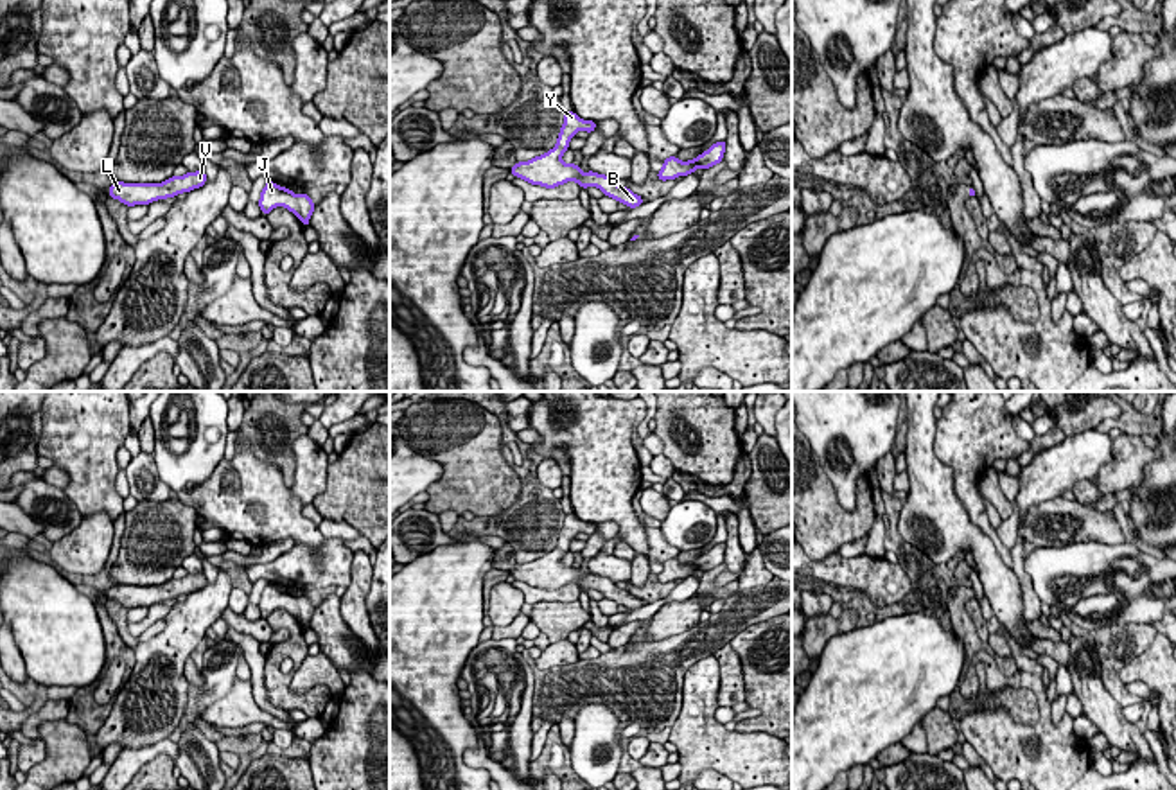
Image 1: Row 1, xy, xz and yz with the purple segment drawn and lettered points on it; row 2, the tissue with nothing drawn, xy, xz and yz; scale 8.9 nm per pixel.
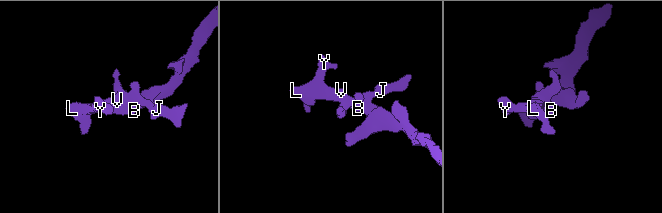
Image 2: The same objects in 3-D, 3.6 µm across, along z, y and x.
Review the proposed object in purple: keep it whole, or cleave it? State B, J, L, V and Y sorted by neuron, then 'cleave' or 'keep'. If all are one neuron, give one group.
B J L V Y | keep

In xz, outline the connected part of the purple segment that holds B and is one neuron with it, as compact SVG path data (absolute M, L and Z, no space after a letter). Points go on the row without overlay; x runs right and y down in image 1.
M566 514L555 549L528 564L515 566L510 571L512 576L531 587L540 587L546 591L576 584L582 591L600 591L605 598L616 601L618 605L625 605L628 610L641 609L643 600L634 596L628 589L619 589L612 580L592 573L584 576L580 567L562 564L562 557L569 551L571 540L578 533L592 535L594 531L594 522L584 522L575 514Z

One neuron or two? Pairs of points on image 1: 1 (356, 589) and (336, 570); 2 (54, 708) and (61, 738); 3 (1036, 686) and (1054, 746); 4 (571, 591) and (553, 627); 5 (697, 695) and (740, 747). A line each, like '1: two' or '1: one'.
1: two
2: two
3: one
4: two
5: one

